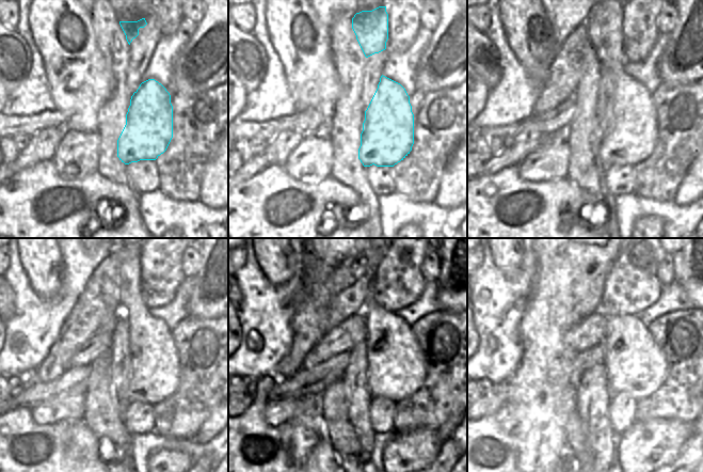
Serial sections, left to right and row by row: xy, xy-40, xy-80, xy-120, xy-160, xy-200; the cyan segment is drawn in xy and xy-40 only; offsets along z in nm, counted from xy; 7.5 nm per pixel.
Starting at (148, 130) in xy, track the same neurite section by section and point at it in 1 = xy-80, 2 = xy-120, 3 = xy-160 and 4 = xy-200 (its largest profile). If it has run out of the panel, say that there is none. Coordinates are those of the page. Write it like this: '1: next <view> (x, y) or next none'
1: next xy-80 (630, 136)
2: next xy-120 (114, 287)
3: next xy-160 (396, 368)
4: next xy-200 (635, 365)

